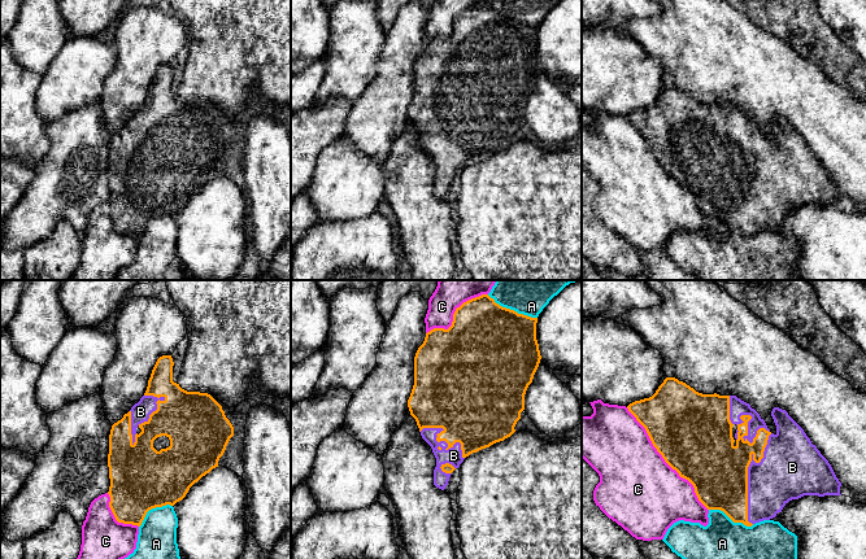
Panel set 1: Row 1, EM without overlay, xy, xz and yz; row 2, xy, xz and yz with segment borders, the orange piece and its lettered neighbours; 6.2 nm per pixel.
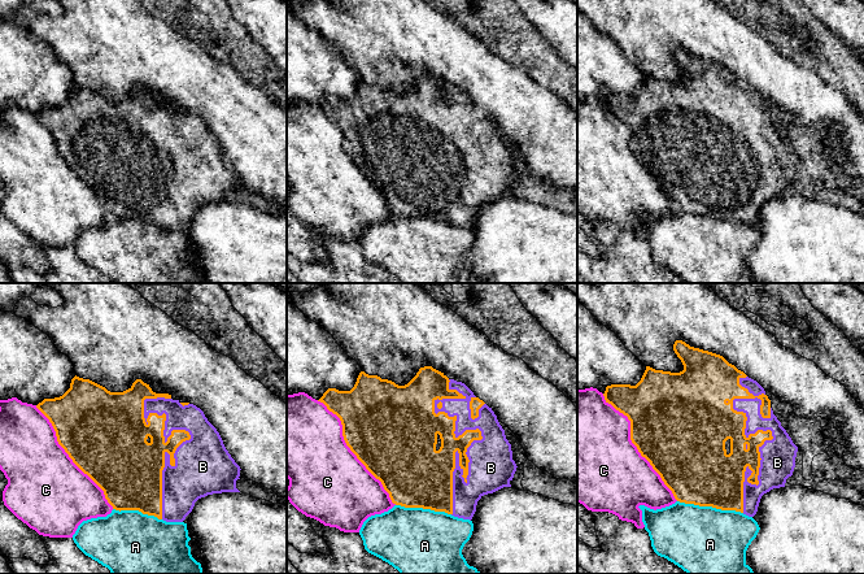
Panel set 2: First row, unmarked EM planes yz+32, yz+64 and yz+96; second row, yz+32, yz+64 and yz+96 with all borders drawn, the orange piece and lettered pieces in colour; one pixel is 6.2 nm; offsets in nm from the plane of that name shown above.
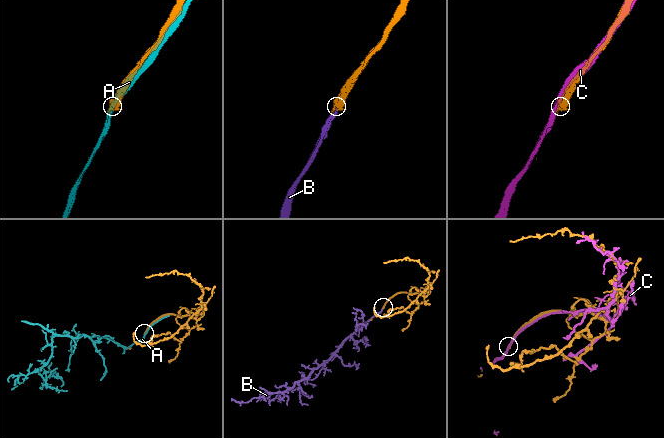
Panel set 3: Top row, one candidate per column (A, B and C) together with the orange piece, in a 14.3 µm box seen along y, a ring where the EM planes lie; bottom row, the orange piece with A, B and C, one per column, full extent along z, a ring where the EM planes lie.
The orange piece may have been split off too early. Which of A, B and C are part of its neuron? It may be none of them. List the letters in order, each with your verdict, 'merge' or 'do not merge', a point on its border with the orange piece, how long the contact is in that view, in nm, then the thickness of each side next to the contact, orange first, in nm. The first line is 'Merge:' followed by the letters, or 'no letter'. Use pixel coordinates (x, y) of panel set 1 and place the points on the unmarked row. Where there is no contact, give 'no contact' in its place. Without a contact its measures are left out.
Merge: B
A: do not merge; meets orange in xz at (512, 20); contact 340 nm long; 500 nm thick on the orange side, 160 nm on the other
B: merge; meets orange in yz at (762, 162); contact 700 nm long; 280 nm thick on the orange side, 380 nm on the other
C: do not merge; meets orange in yz at (665, 170); contact 800 nm long; 480 nm thick on the orange side, 480 nm on the other

